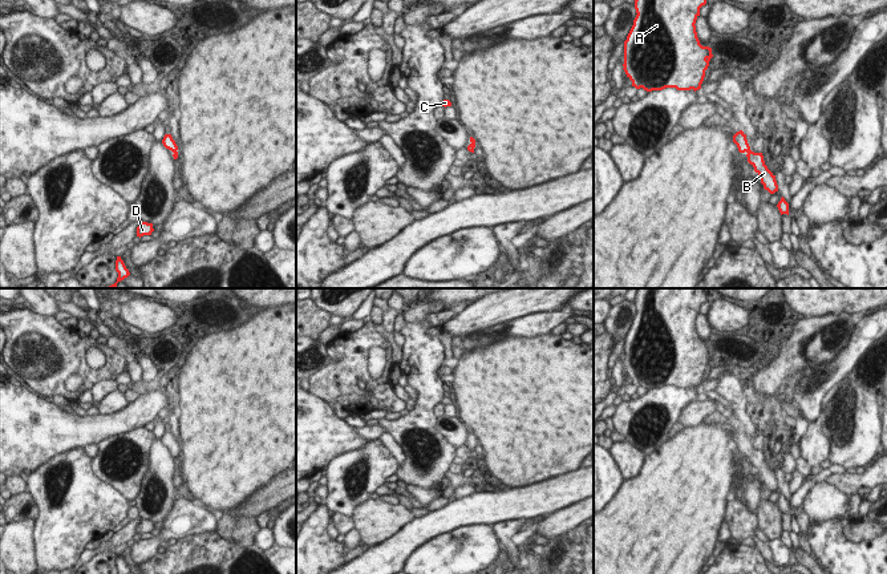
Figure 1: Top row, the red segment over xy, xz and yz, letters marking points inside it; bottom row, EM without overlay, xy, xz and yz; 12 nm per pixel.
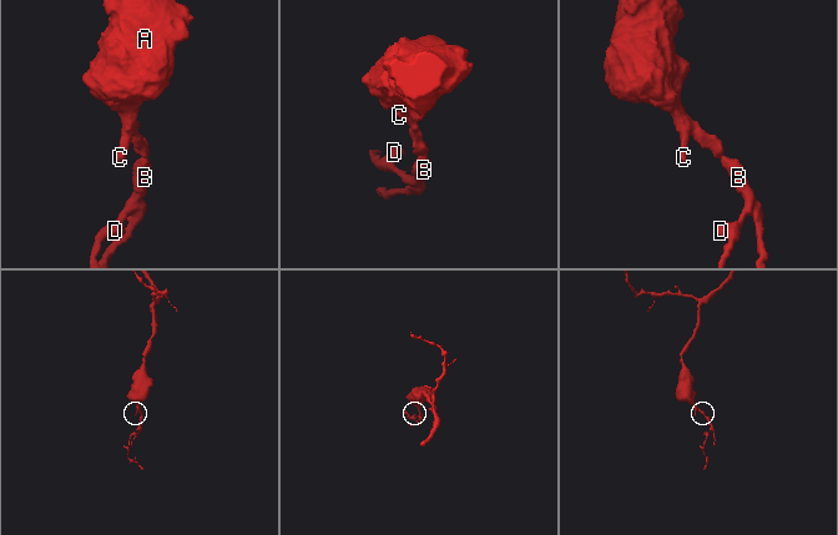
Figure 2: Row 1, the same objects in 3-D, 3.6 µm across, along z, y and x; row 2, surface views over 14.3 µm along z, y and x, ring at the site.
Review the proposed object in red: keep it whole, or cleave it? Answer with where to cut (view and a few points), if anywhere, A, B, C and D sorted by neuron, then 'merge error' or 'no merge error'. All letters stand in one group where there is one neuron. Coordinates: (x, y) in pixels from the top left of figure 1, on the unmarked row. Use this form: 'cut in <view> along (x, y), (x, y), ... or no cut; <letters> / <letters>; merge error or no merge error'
no cut; A B C D; no merge error

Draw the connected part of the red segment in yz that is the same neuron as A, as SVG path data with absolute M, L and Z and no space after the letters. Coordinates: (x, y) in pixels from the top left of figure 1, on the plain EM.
M637 288L636 315L624 339L623 367L636 387L647 389L676 385L701 387L705 368L713 355L712 345L702 344L696 330L700 306L706 302L702 288Z

